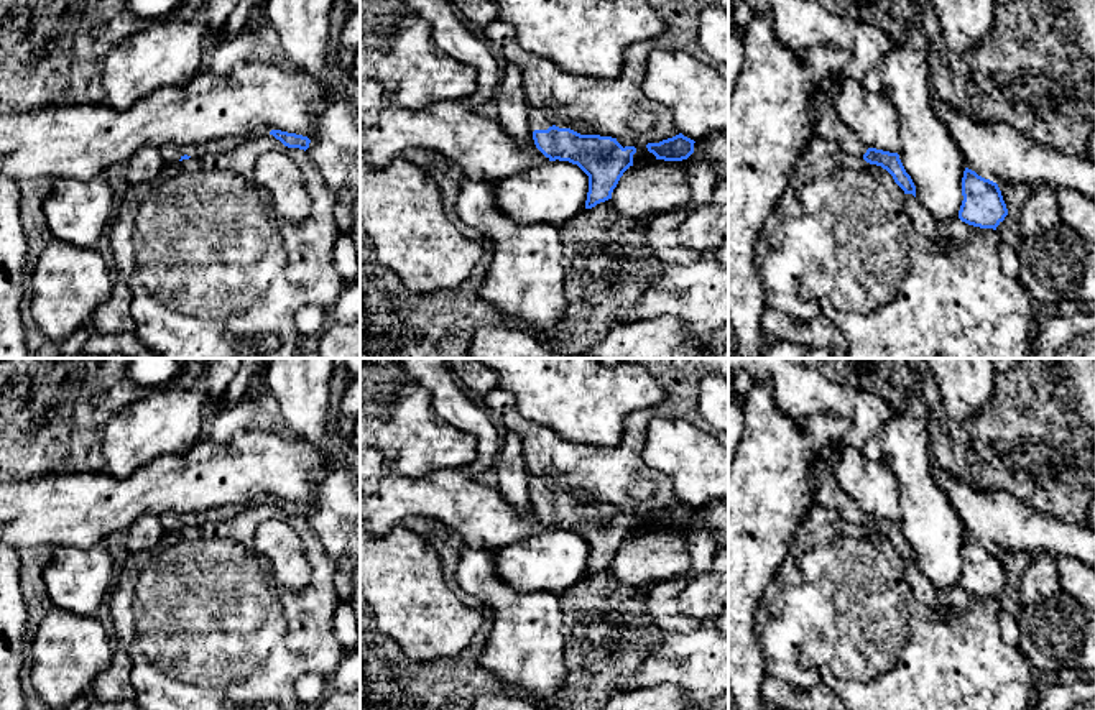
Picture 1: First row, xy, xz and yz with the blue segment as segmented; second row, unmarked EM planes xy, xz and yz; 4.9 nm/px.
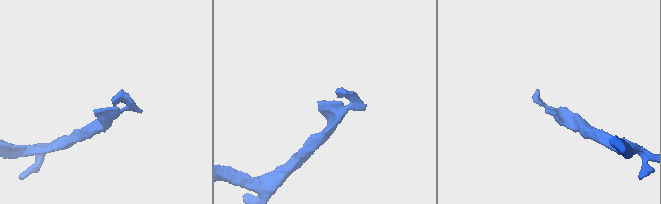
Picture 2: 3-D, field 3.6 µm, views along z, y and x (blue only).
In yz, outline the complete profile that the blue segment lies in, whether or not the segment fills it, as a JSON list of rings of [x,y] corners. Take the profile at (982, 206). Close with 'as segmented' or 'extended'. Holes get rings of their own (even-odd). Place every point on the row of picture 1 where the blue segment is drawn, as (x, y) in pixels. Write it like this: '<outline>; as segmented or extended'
[[[968,168],[962,178],[962,196],[959,219],[968,225],[996,230],[1008,215],[998,184]]]; as segmented

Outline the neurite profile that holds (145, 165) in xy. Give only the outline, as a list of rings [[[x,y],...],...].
[[[153,146],[140,148],[127,161],[128,182],[130,184],[148,182],[159,174],[164,164],[166,163],[159,153],[159,148],[153,148]]]

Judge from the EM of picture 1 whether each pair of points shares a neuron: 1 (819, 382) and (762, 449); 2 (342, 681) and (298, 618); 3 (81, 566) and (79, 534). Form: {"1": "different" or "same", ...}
{"1": "different", "2": "different", "3": "different"}

